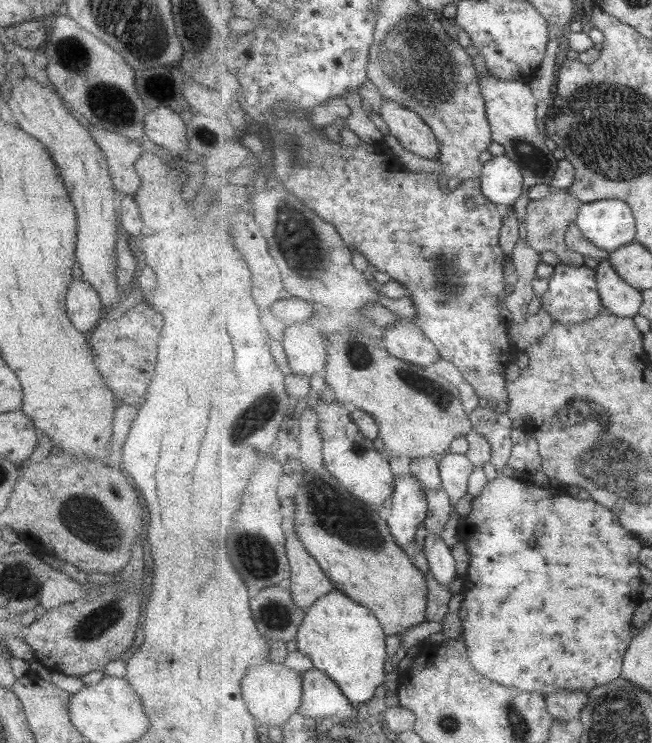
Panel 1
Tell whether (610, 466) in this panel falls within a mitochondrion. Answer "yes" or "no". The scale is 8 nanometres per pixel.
yes

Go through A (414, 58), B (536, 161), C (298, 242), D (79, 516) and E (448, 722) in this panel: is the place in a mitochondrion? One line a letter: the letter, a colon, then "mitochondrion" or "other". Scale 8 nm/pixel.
A: mitochondrion
B: mitochondrion
C: mitochondrion
D: mitochondrion
E: mitochondrion

